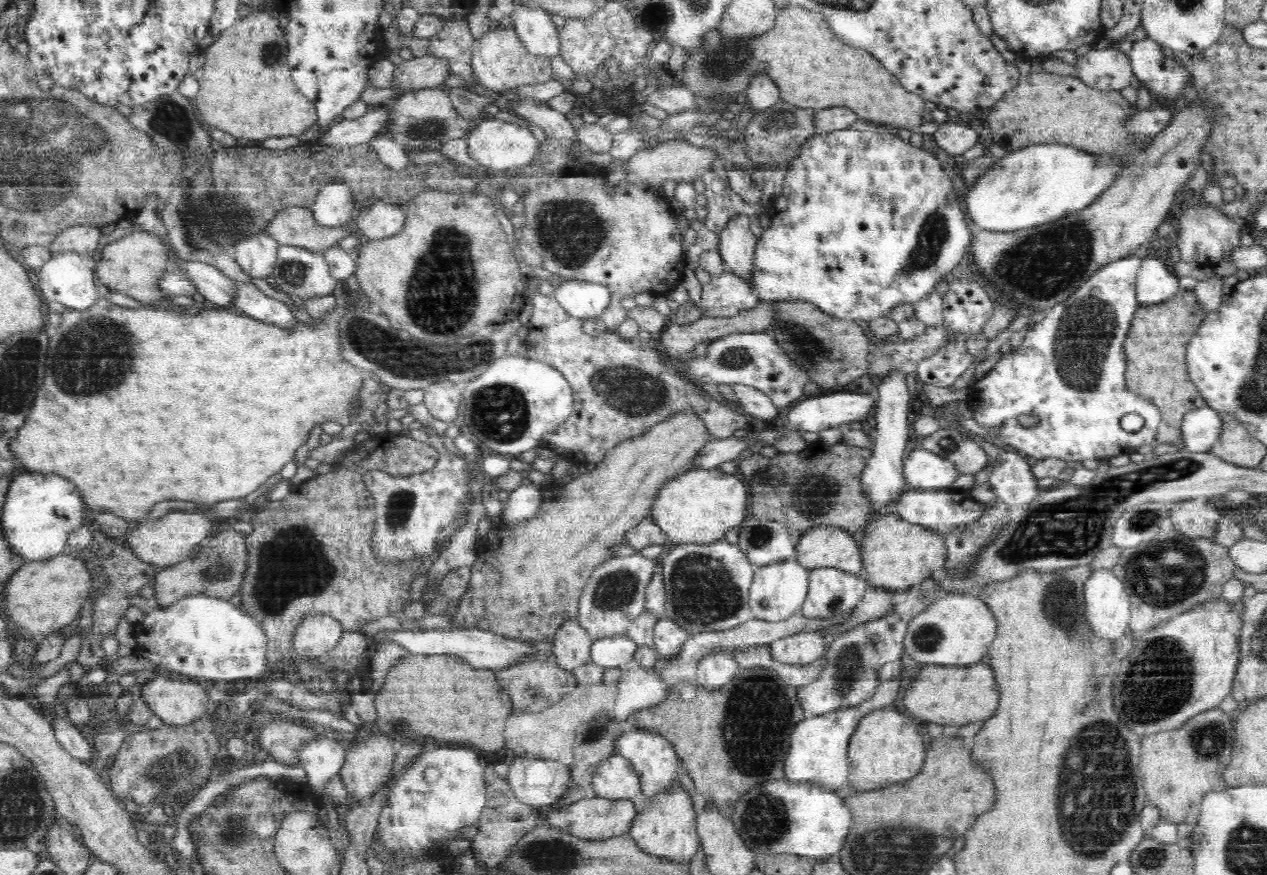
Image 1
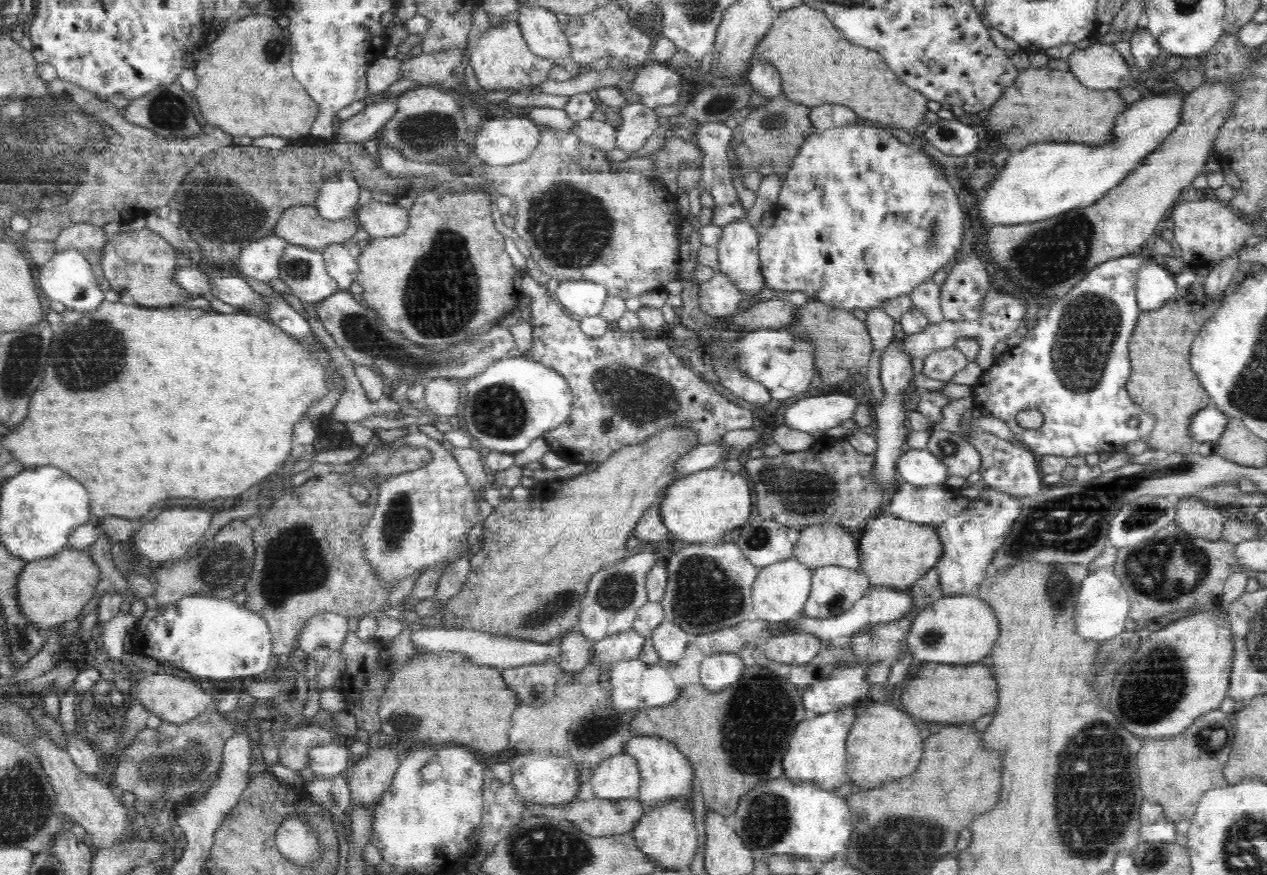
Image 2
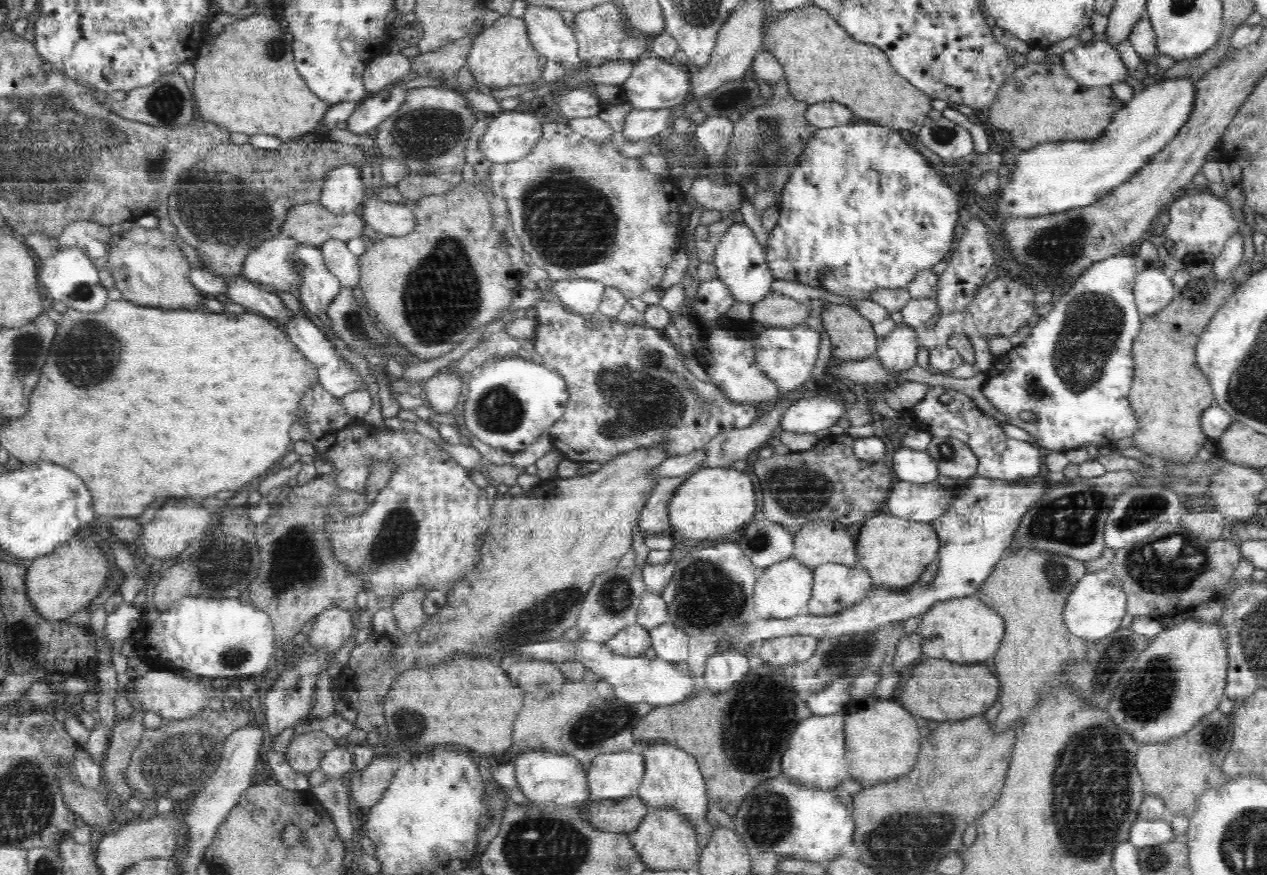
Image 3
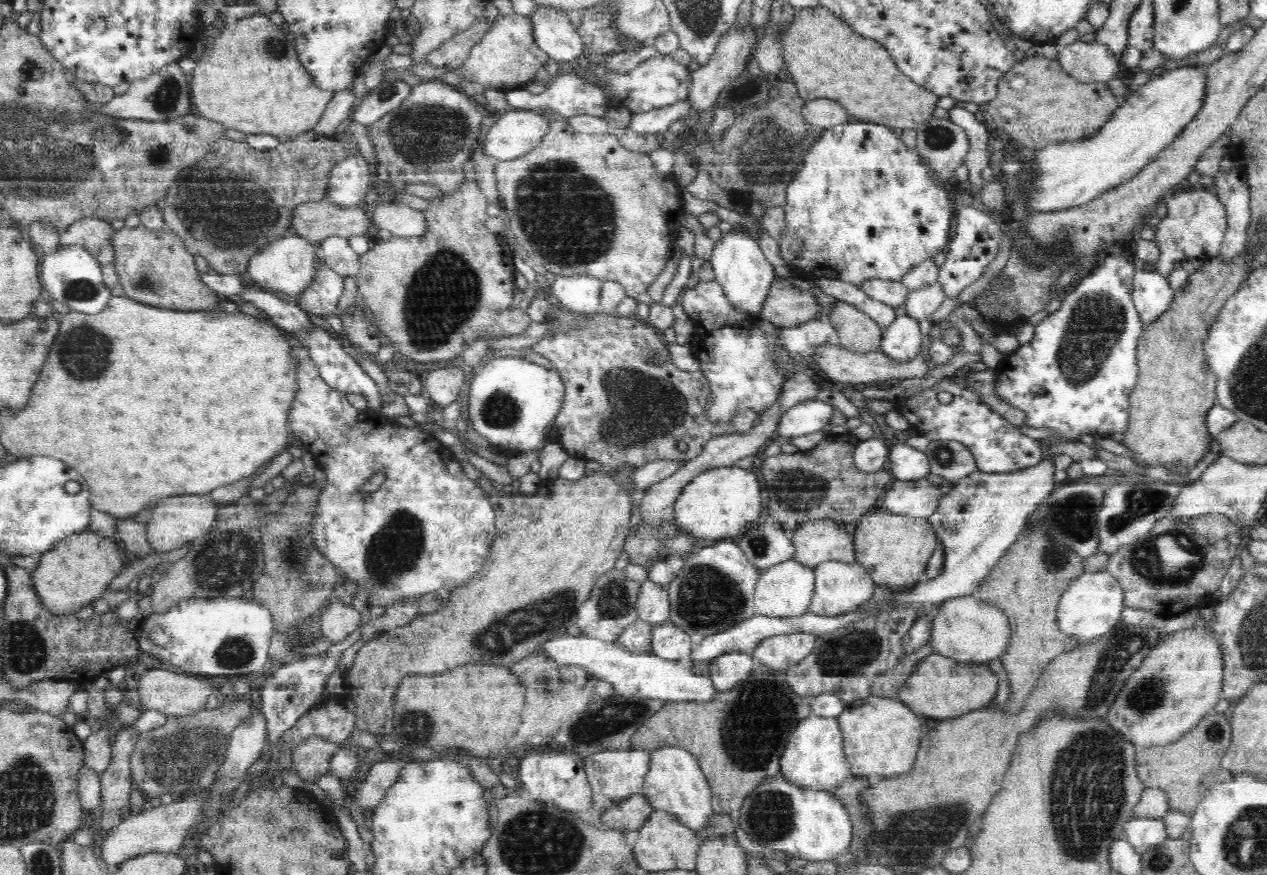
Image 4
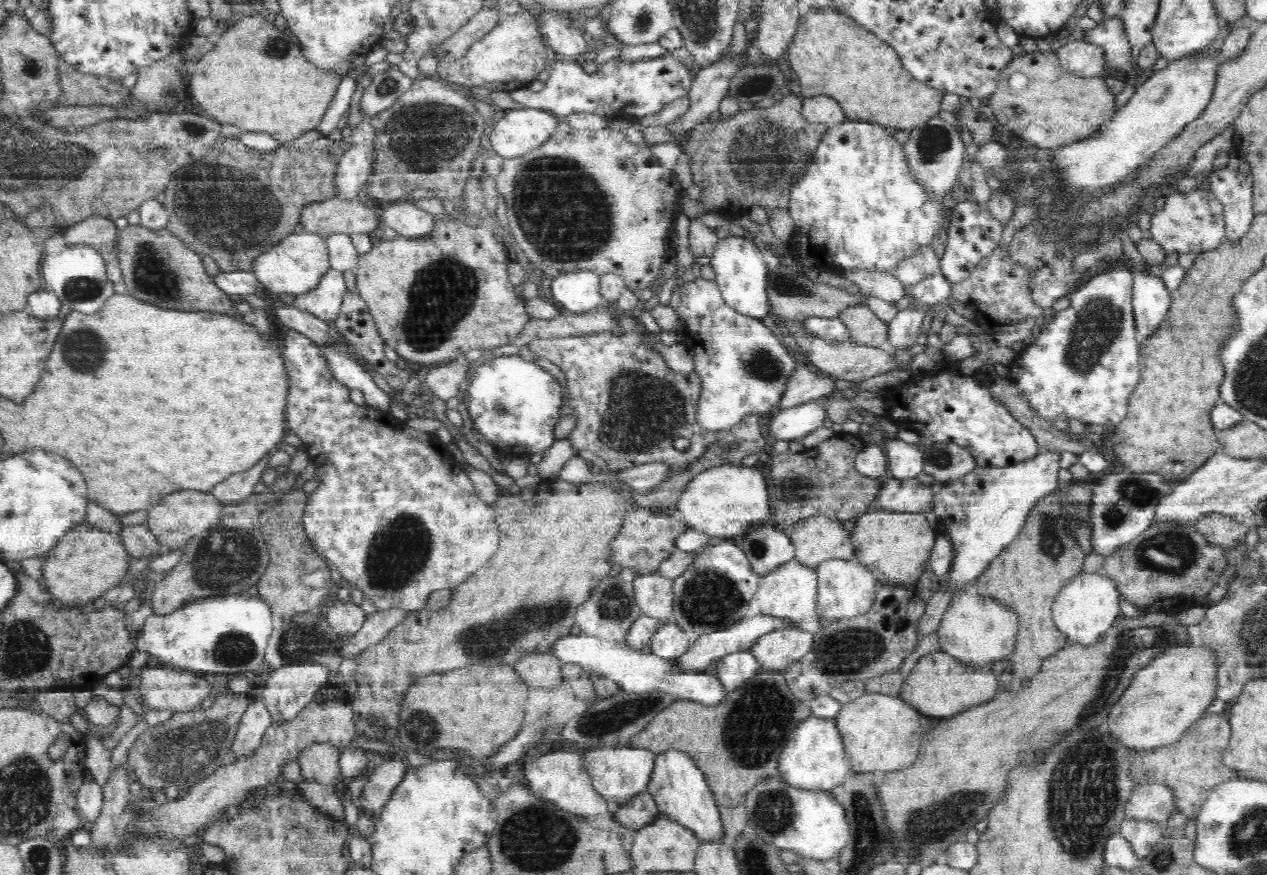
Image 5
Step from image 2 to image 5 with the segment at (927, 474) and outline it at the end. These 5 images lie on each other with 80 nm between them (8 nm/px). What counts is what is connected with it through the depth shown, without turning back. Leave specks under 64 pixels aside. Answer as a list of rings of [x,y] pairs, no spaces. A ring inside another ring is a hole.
[[[885,439],[882,446],[890,477],[898,480],[912,479],[924,470],[924,453],[915,444],[901,439]]]

